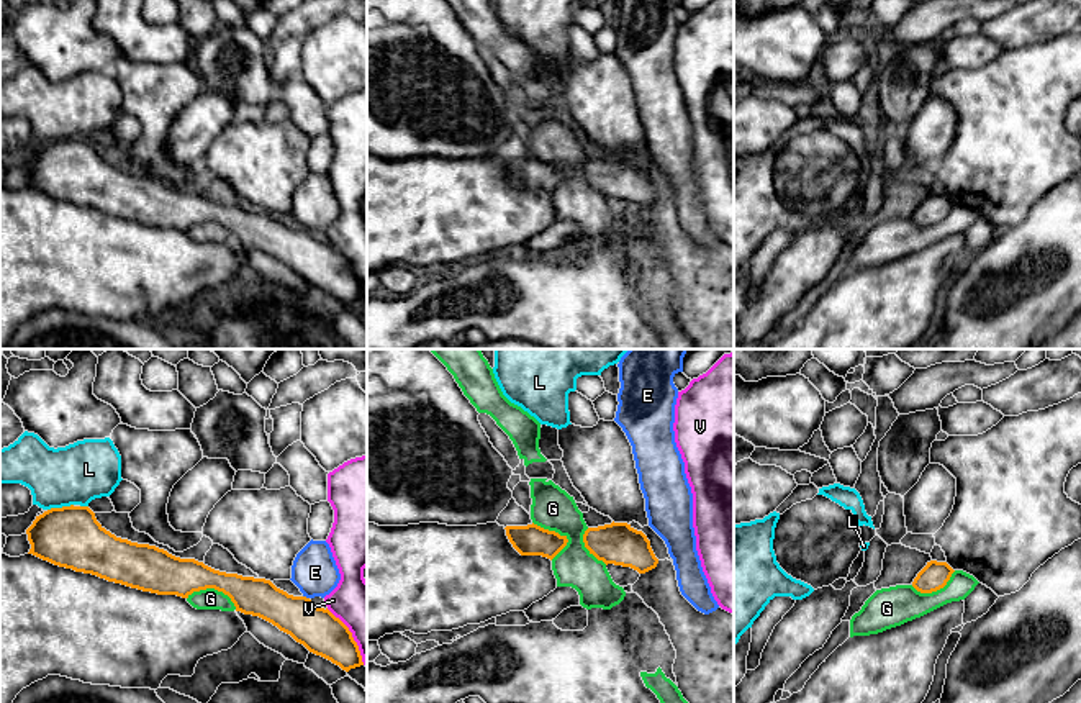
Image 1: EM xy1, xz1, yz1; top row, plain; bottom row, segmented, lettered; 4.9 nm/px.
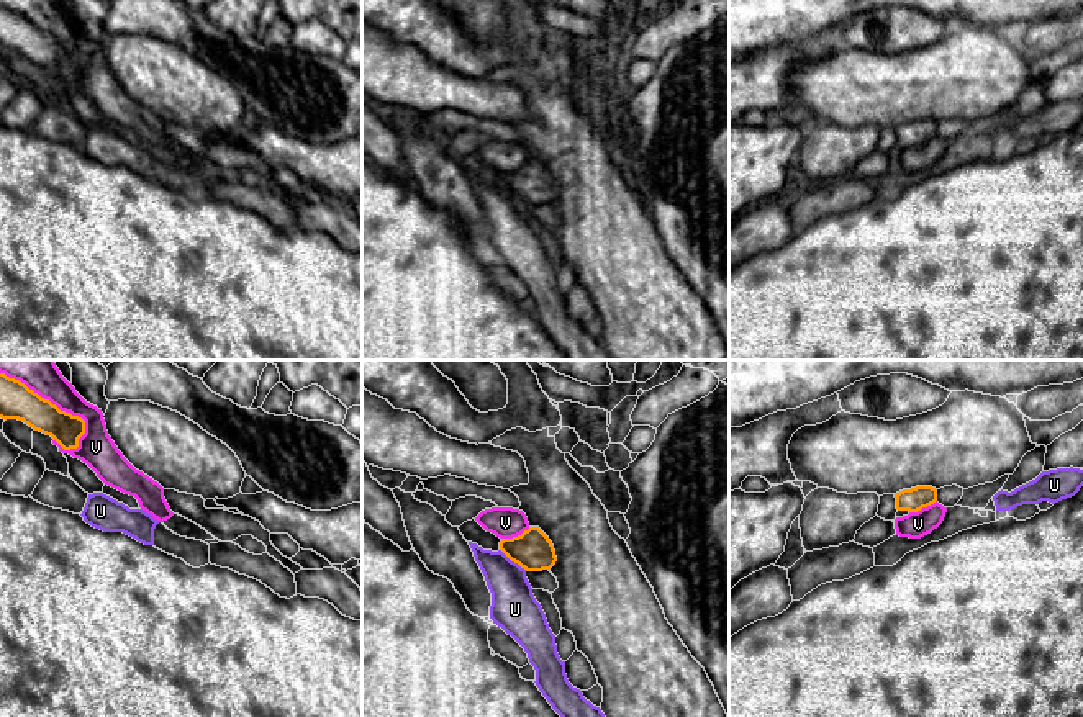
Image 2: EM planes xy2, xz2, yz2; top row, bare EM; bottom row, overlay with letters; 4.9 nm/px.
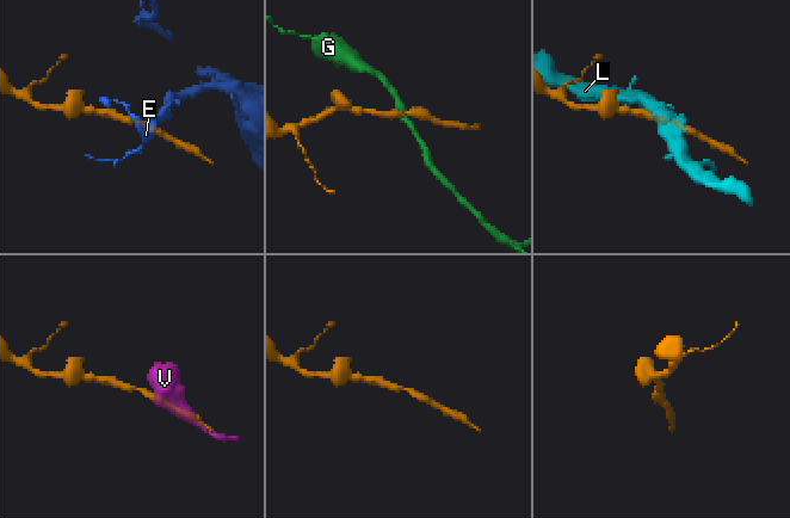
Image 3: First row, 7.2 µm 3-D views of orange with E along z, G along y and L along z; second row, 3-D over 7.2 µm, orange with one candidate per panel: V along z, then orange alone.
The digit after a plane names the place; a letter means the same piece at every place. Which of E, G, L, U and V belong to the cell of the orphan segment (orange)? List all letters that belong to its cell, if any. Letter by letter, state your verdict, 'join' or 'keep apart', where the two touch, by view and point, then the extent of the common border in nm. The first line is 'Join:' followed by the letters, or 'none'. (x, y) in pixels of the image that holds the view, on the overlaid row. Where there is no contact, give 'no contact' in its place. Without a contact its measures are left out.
Join: none
E: keep apart; contact xy1 (305, 597); length 40 nm
G: keep apart; contact xz1 (559, 535); length 220 nm
L: keep apart; contact xy1 (59, 508); length 130 nm
U: keep apart; contact xz2 (513, 560); length 170 nm
V: keep apart; contact xy2 (54, 405); length 550 nm

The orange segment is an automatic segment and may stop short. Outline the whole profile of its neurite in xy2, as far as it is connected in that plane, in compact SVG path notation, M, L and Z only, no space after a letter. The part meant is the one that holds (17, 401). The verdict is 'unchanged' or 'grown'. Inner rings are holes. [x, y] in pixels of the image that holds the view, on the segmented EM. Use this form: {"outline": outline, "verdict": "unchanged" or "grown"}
{"outline": "M0 373L0 417L23 421L34 431L51 435L64 450L77 449L79 439L85 434L82 417L61 411L5 373Z", "verdict": "unchanged"}

